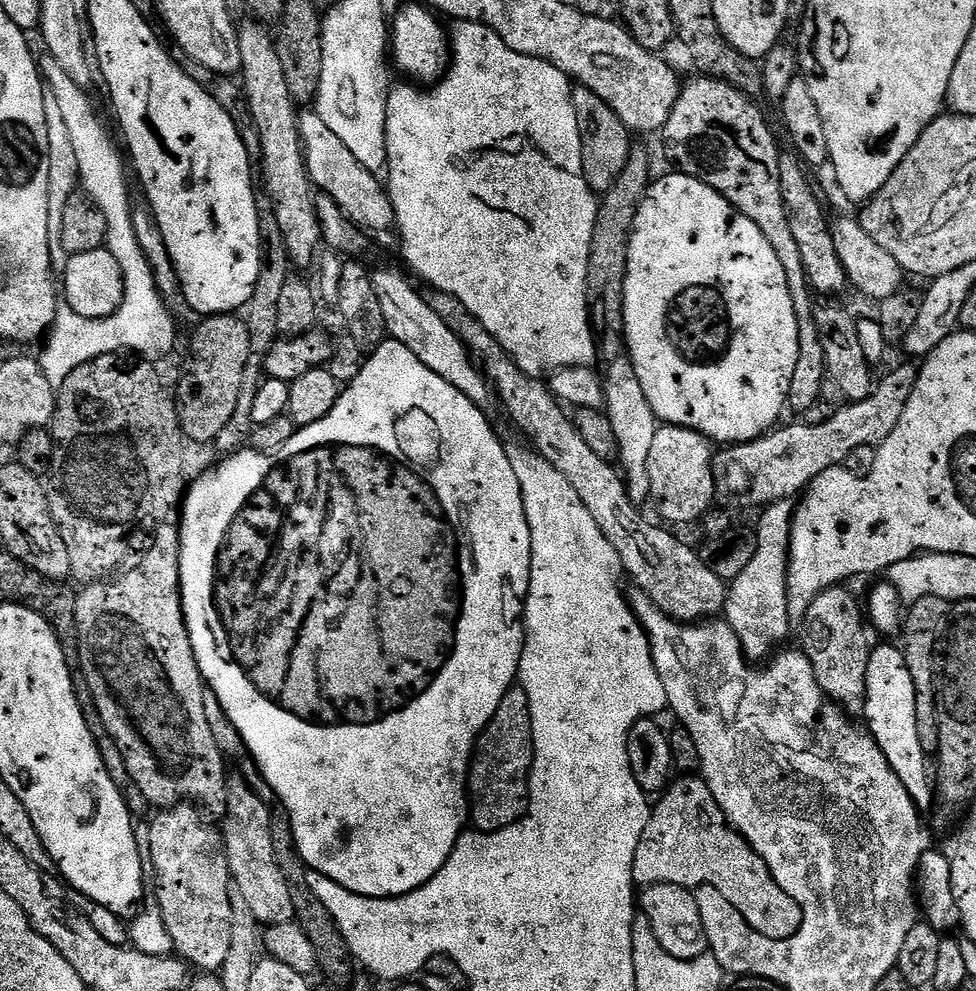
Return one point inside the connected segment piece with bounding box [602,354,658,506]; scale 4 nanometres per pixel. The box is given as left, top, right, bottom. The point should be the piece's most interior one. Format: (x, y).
(634, 424)

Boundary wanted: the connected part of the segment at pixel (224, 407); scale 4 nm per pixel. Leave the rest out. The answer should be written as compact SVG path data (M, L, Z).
M239 315L210 316L199 322L200 329L192 336L192 357L180 376L180 385L174 388L174 399L185 437L191 443L193 440L196 444L211 445L238 407L238 394L242 394L242 378L252 357L252 347L248 321Z

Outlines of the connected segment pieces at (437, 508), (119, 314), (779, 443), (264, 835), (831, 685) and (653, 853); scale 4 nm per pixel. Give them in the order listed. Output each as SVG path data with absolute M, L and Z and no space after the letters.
M388 338L388 339L385 339L385 341L384 341L384 343L383 343L383 344L380 344L380 345L378 345L378 346L377 346L377 347L376 347L376 348L373 348L373 349L371 349L371 352L370 352L370 355L369 355L369 356L368 356L368 357L367 357L367 360L366 360L366 363L365 363L365 365L364 365L364 367L363 367L363 369L362 369L362 371L361 371L361 372L360 372L360 373L359 373L359 374L358 374L358 378L357 378L357 379L356 379L356 381L355 381L355 382L354 382L354 386L352 386L352 387L349 387L349 388L348 388L348 389L347 389L347 392L346 392L346 394L344 394L344 395L341 395L341 396L340 396L340 398L339 398L339 403L337 403L337 404L335 404L335 405L334 405L334 406L333 406L333 410L332 410L332 412L330 412L330 413L328 413L328 414L326 414L326 416L325 416L325 418L324 418L324 420L320 420L320 421L318 421L318 422L314 422L314 424L313 424L313 425L306 425L306 426L304 426L304 427L301 427L301 428L300 428L300 429L299 429L299 430L298 430L298 431L297 431L297 432L296 432L296 433L295 433L295 434L294 434L294 438L290 438L290 442L286 442L286 446L282 446L282 450L278 450L278 451L277 451L277 452L276 452L276 453L274 453L274 455L272 455L272 456L267 456L267 455L266 455L266 453L264 453L264 452L254 452L254 451L251 451L251 450L241 450L241 451L239 451L239 452L234 452L234 453L231 453L231 454L228 454L228 455L225 455L225 456L224 456L224 457L223 457L223 459L221 459L221 460L224 460L224 461L222 461L222 462L221 462L221 464L220 464L220 465L218 465L218 466L217 466L217 468L212 468L212 469L210 469L210 470L209 470L209 472L208 472L208 473L206 473L206 474L205 474L205 476L200 476L200 477L198 477L198 478L197 478L197 480L196 480L196 481L194 481L194 482L193 482L193 484L192 484L192 481L191 481L191 484L190 484L190 487L189 487L189 488L188 488L188 489L187 489L187 492L186 492L186 495L185 495L185 496L184 496L184 497L183 497L183 500L182 500L182 512L183 512L183 508L184 508L184 517L182 517L182 518L181 518L181 520L178 520L178 527L179 527L179 529L180 529L180 601L181 601L181 602L182 602L182 606L183 606L183 607L184 607L184 621L185 621L185 622L186 622L186 626L187 626L187 627L188 627L188 633L189 633L189 634L190 634L190 646L191 646L191 647L192 647L192 649L193 649L193 650L194 650L194 658L195 658L195 659L196 659L196 661L197 661L197 662L198 662L198 670L199 670L199 671L200 671L200 677L201 677L201 678L202 678L202 679L204 679L204 683L205 683L205 685L207 685L207 687L208 687L208 688L209 688L209 689L210 689L210 690L211 690L211 692L213 692L213 693L214 693L214 695L216 695L216 697L217 697L217 698L218 698L218 702L222 702L222 710L226 710L226 714L227 714L227 715L228 715L228 717L229 717L229 718L230 718L230 722L234 722L234 726L235 726L235 727L236 727L236 729L237 729L237 730L238 730L238 734L239 734L239 735L240 735L240 737L241 737L241 738L243 738L243 740L244 740L244 746L245 746L245 749L246 749L246 752L247 752L247 755L248 755L248 756L249 756L249 757L251 757L251 759L252 759L252 760L253 760L253 761L254 761L254 763L255 763L255 765L256 765L256 767L257 767L257 768L259 768L259 769L260 769L260 775L261 775L261 776L263 776L263 778L264 778L264 781L266 781L266 783L267 783L267 784L268 784L268 785L270 785L270 786L271 786L271 788L272 788L272 789L273 789L273 790L275 790L275 792L276 792L276 798L277 798L277 801L279 801L279 803L280 803L280 804L281 804L281 805L282 805L282 807L283 807L283 808L284 808L284 809L286 809L286 810L287 810L287 811L288 811L288 812L289 812L289 820L290 820L290 822L291 822L291 823L292 823L292 826L293 826L293 838L294 838L294 840L295 840L295 844L296 844L296 848L297 848L297 852L298 852L298 854L299 854L299 855L300 855L300 856L301 856L301 858L302 858L302 859L304 859L304 861L305 861L305 863L306 863L306 864L307 864L307 866L308 866L308 868L309 868L309 869L311 869L311 871L313 871L313 872L317 872L317 873L318 873L318 874L326 874L326 878L330 878L330 879L331 879L331 880L333 880L333 881L334 881L334 882L338 882L338 886L342 886L342 887L343 887L343 888L345 888L345 889L346 889L346 890L350 890L350 891L351 891L351 892L353 892L353 893L354 893L354 894L362 894L362 895L363 895L363 896L379 896L379 897L381 897L381 898L391 898L391 897L393 897L393 896L405 896L405 895L406 895L406 894L410 894L410 893L411 893L411 892L413 892L413 891L414 891L414 890L418 890L418 889L419 889L419 888L421 888L421 887L422 887L422 885L423 885L423 884L425 884L425 883L426 883L426 882L430 882L430 878L434 878L434 874L438 874L438 870L442 870L442 866L443 866L443 865L444 865L444 863L445 863L445 862L446 862L446 858L450 858L450 854L451 854L451 853L452 853L452 851L453 851L453 850L454 850L454 846L455 846L455 845L456 845L456 844L457 844L457 843L458 843L458 842L459 842L459 841L460 841L460 837L461 837L461 835L462 835L462 833L463 833L463 832L464 832L464 831L465 831L465 828L466 828L466 825L467 825L467 824L468 824L468 823L469 823L469 820L470 820L470 793L469 793L469 790L468 790L468 770L469 770L469 767L470 767L470 765L471 765L471 763L472 763L472 758L473 758L473 755L474 755L474 749L475 749L475 747L476 747L476 742L477 742L477 740L479 740L479 738L480 738L480 734L481 734L481 732L483 732L483 731L484 731L484 727L485 727L485 726L486 726L486 725L487 725L487 724L488 724L488 723L489 723L489 722L490 722L490 718L494 718L494 710L498 710L498 702L502 702L502 698L506 698L506 694L507 694L507 693L508 693L508 691L510 691L510 690L511 690L511 689L512 689L512 687L514 687L514 685L515 685L515 684L516 684L516 683L517 683L517 680L518 680L518 677L519 677L519 675L520 675L520 659L521 659L521 658L522 658L522 650L523 650L523 649L524 649L524 629L523 629L523 627L520 627L520 626L518 626L518 625L519 625L519 624L520 624L520 623L521 623L521 621L523 621L523 619L524 619L524 602L525 602L525 600L527 600L527 599L528 599L528 590L529 590L529 588L531 588L531 587L532 587L532 531L531 531L531 530L530 530L530 526L529 526L529 525L528 525L528 523L527 523L527 522L526 522L526 510L525 510L525 509L524 509L524 503L523 503L523 502L522 502L522 486L521 486L521 485L520 485L520 483L519 483L519 482L518 482L518 478L517 478L517 476L515 476L515 474L514 474L514 466L510 466L510 458L509 458L509 457L508 457L508 448L507 448L507 447L506 447L506 444L503 444L503 442L502 442L502 441L500 441L500 440L499 440L499 438L498 438L498 437L496 437L496 432L495 432L495 430L494 430L494 429L492 429L492 424L491 424L491 422L490 422L490 421L488 421L488 416L487 416L487 414L486 414L486 413L484 413L484 411L485 411L485 409L484 409L484 408L483 408L483 407L481 407L481 405L479 405L479 404L475 404L475 403L474 403L474 402L470 402L470 398L466 398L466 394L462 394L462 390L454 390L454 386L450 386L450 382L446 382L446 378L438 378L438 374L434 374L434 370L430 370L430 369L429 369L429 368L427 368L427 367L426 367L426 366L422 366L422 362L418 362L418 358L414 358L414 354L410 354L410 350L406 350L406 346L405 346L405 345L404 345L404 344L400 344L400 343L398 343L398 342L397 342L397 340L394 340L394 339L391 339L391 338Z
M50 74L42 76L54 98L58 98L62 119L70 129L70 139L75 153L78 154L78 170L83 191L100 207L102 214L106 214L106 247L110 254L114 254L114 258L118 258L118 266L124 275L122 306L118 306L114 314L101 320L87 320L81 316L72 316L68 320L60 318L52 325L43 341L44 349L38 353L38 359L42 374L46 374L46 382L59 390L66 378L74 374L74 370L78 370L78 366L99 356L128 353L149 362L160 362L163 356L171 354L172 347L176 344L176 324L172 321L171 310L168 309L171 307L154 282L154 270L146 254L142 254L138 234L134 234L134 203L132 204L132 192L128 189L130 172L129 169L128 172L124 169L125 157L122 155L121 145L112 141L107 126L100 121L85 89L79 88L73 80L49 80Z
M915 363L912 364L904 364L894 369L881 382L879 379L871 395L845 405L834 416L817 421L818 424L783 425L745 444L721 447L712 458L712 473L716 483L717 497L721 501L733 500L736 504L749 504L750 507L756 508L755 510L763 510L776 501L789 500L801 495L812 484L814 478L822 474L823 470L843 465L847 454L858 449L859 446L879 447L880 443L885 441L897 426L899 419L902 418L906 402L913 393L919 367Z
M232 778L228 782L228 810L222 817L224 849L234 887L242 890L254 918L261 924L290 924L296 920L294 901L282 870L275 860L271 841L272 808L258 798L248 781Z
M837 586L835 588L825 588L820 593L818 598L814 598L814 602L810 606L808 613L804 615L804 623L802 625L802 631L804 631L804 645L802 645L802 651L805 656L808 657L808 661L814 666L814 674L818 678L818 686L823 690L825 696L832 701L833 704L839 704L849 716L856 718L864 711L864 691L866 690L866 666L868 665L868 653L870 651L870 643L868 644L868 636L864 633L866 629L866 616L862 611L862 604L855 600L850 593L847 592L847 587Z
M696 774L681 775L657 800L646 830L642 830L638 850L634 850L633 885L669 884L689 890L713 887L753 930L766 935L768 880L772 875L764 859L728 823L706 781Z

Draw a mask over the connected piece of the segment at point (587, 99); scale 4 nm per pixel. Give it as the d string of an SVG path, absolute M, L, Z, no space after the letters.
M579 86L572 89L572 101L574 102L574 114L578 117L578 134L582 138L582 170L586 182L592 187L593 192L603 194L614 186L614 182L622 170L626 170L626 162L630 158L634 147L633 137L628 127L594 94L594 90L586 90Z

